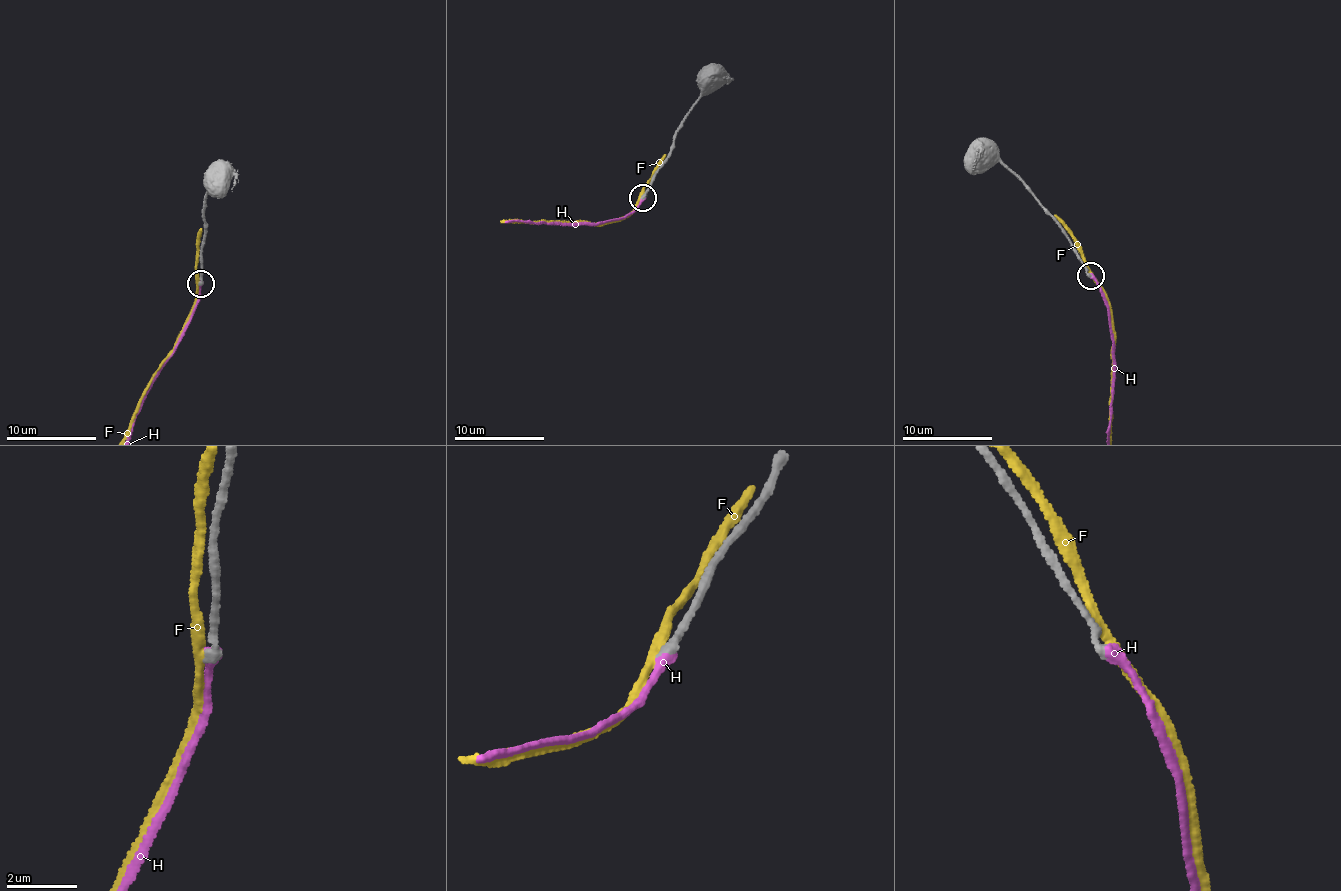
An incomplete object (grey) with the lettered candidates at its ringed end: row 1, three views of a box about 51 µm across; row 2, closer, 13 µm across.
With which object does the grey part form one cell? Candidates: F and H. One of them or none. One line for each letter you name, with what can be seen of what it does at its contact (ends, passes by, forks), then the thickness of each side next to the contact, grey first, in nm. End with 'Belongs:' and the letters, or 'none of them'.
H: It ends there. Thickness 280 nm (grey) against 320 nm
Belongs: H

